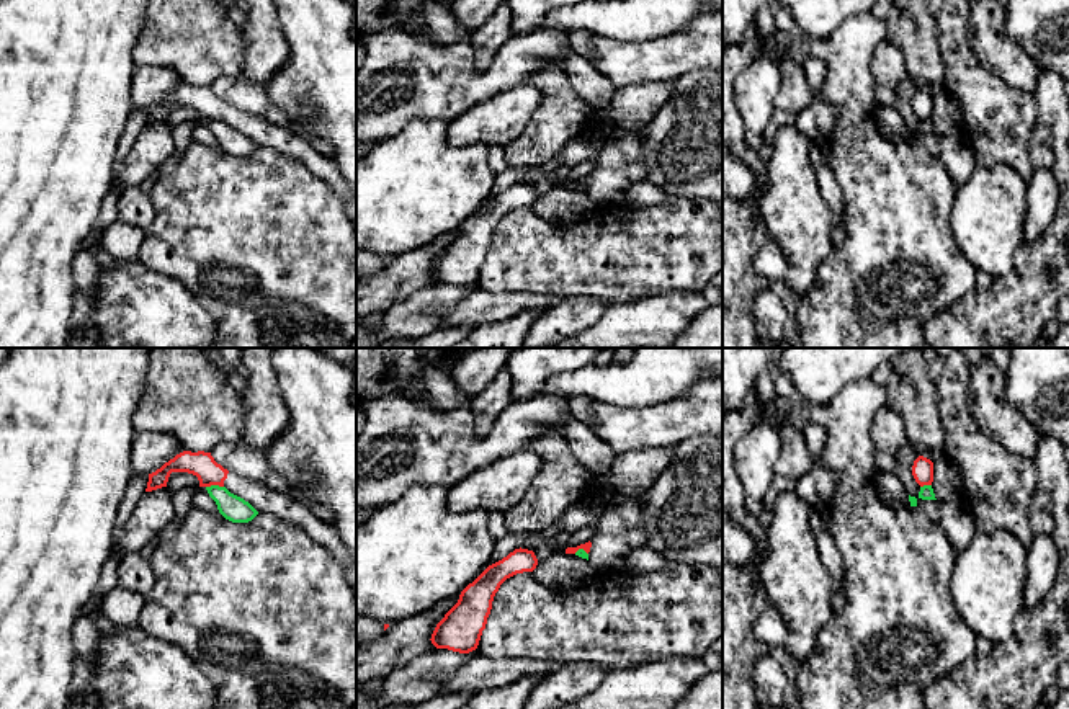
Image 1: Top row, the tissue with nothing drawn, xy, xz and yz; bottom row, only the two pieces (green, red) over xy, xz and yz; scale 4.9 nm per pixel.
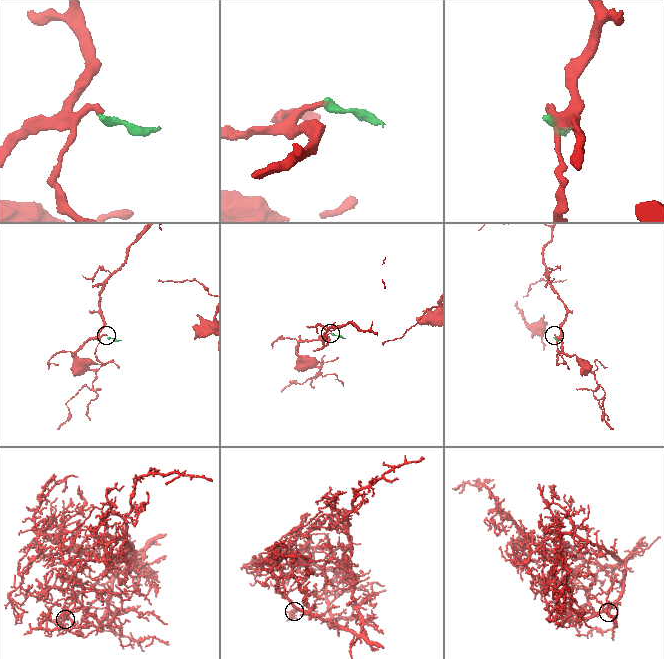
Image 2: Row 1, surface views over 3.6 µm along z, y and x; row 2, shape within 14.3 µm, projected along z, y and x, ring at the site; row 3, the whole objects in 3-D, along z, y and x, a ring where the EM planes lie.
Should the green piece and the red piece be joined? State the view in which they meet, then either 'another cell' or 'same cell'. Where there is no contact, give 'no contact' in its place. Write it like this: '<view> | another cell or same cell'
xy | another cell

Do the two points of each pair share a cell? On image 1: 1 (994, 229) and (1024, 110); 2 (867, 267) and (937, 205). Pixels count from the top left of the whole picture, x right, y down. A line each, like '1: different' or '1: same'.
1: different
2: same

